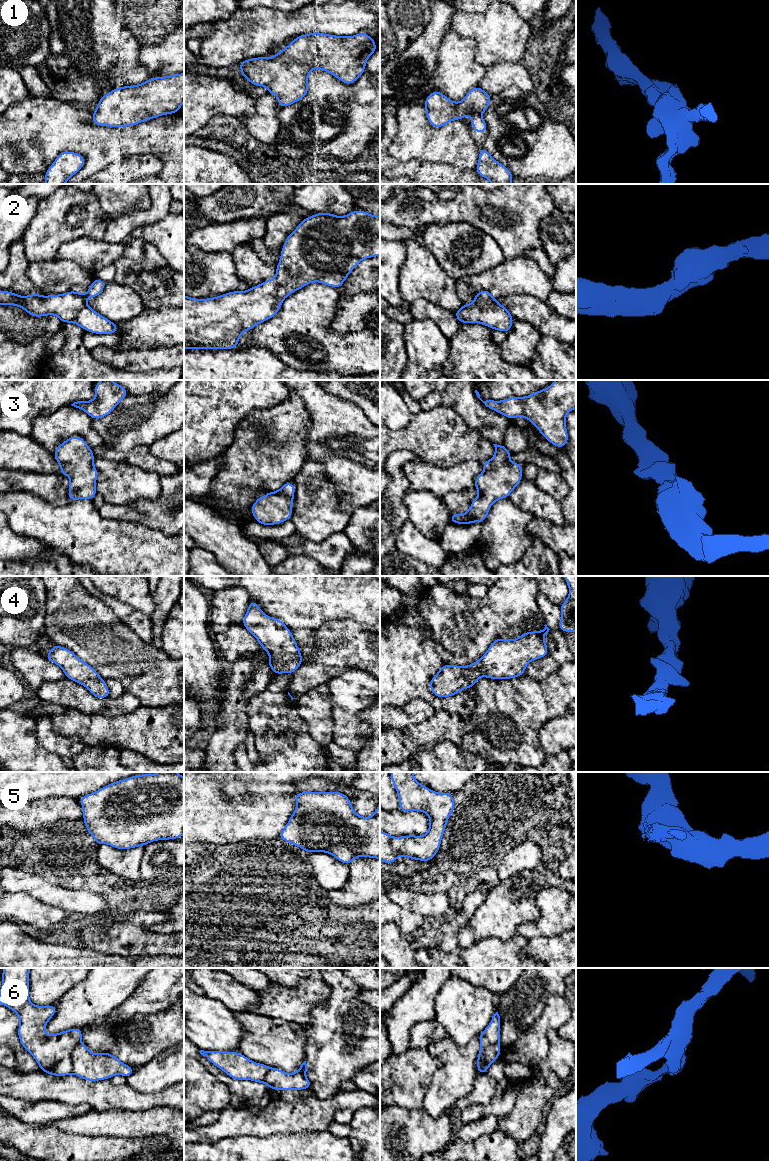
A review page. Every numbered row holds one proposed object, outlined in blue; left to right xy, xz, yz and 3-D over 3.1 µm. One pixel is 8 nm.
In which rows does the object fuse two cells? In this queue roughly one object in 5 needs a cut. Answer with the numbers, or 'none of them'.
6

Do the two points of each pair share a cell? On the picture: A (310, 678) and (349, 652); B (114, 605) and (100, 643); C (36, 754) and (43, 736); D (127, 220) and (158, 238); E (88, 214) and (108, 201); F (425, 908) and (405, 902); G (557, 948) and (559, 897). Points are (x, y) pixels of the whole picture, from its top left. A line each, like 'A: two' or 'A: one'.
A: one
B: two
C: two
D: two
E: two
F: one
G: two

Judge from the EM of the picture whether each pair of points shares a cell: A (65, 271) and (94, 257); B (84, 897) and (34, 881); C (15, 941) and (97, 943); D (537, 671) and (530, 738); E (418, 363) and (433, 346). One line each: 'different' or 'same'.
A: different
B: same
C: different
D: different
E: same

